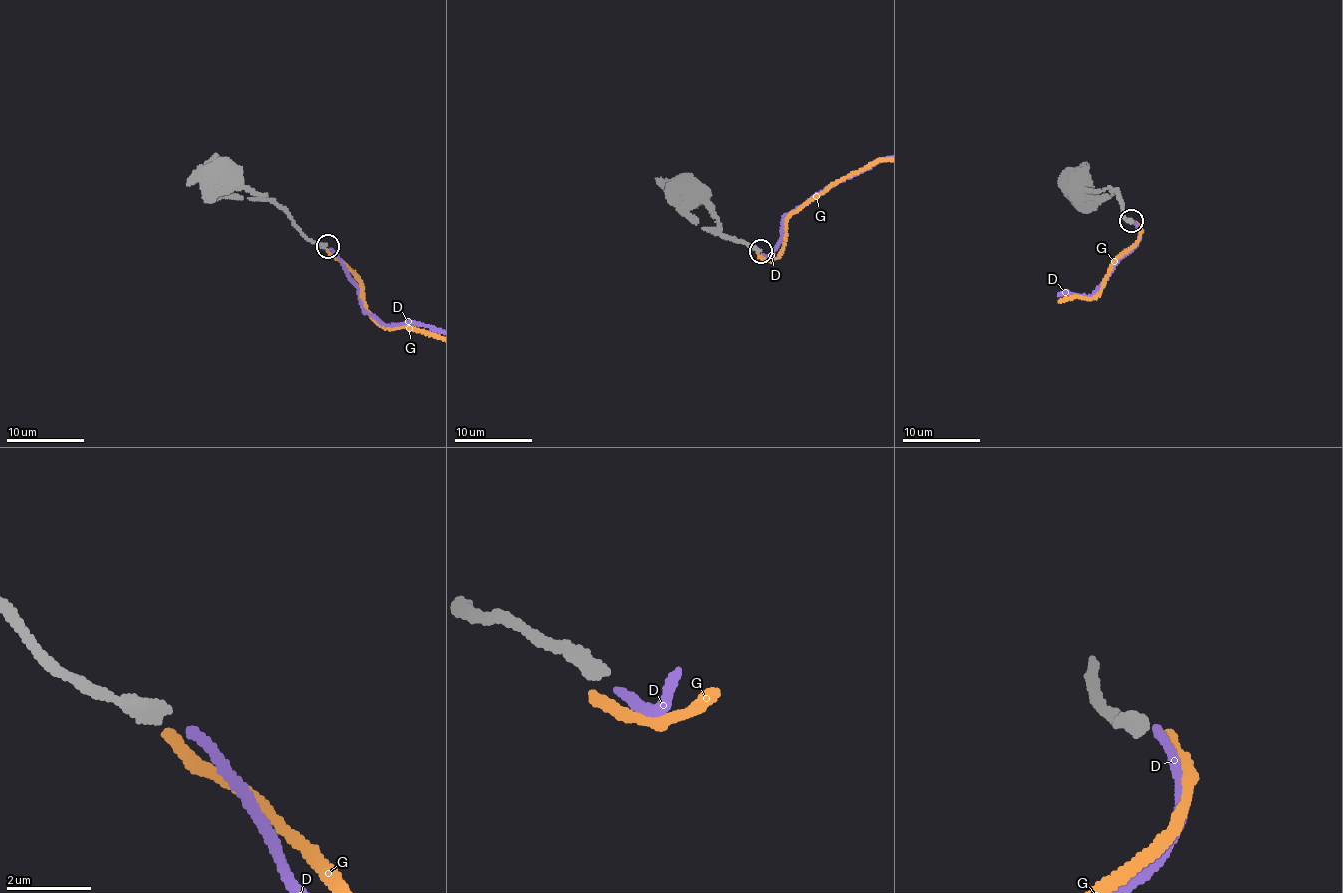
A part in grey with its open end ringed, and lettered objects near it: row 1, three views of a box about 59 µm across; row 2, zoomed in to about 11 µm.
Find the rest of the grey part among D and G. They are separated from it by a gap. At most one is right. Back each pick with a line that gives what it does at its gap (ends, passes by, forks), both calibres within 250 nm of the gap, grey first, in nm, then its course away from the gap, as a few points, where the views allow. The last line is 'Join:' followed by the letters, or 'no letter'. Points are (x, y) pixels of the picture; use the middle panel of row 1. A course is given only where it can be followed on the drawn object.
D: It ends there. Thickness 360 nm (grey) against 200 nm
Join: D

